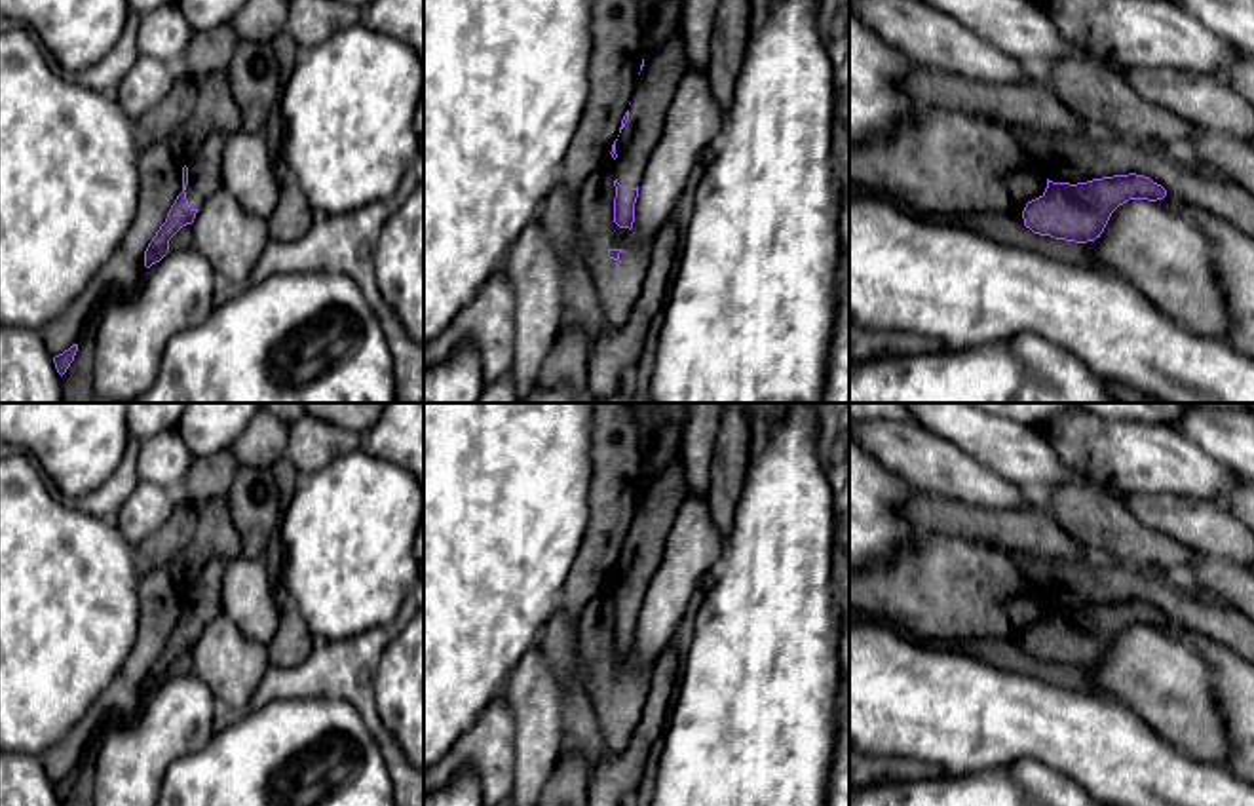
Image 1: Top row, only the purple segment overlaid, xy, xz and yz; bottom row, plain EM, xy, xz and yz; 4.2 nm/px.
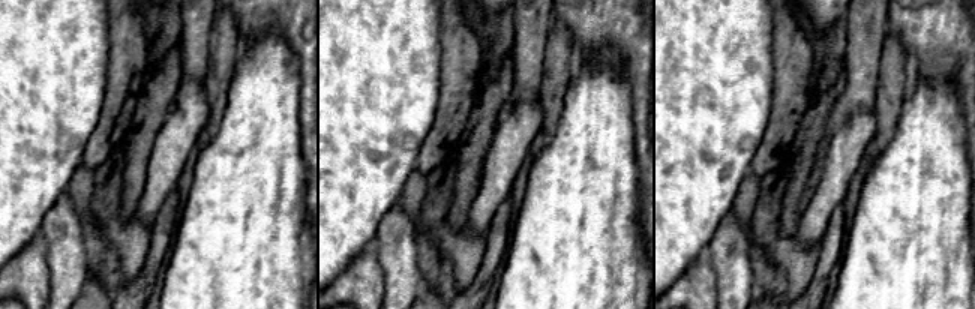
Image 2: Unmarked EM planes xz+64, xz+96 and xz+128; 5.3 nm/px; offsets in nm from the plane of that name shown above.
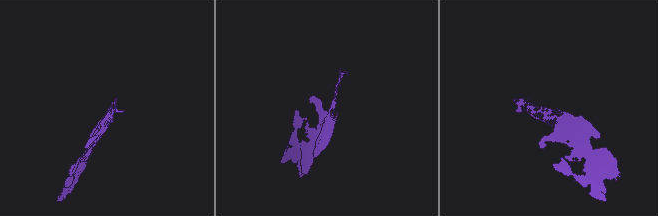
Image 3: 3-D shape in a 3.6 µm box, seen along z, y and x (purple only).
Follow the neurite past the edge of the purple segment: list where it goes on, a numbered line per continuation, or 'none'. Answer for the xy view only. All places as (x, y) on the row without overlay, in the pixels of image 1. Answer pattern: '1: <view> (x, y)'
1: xy (204, 597)

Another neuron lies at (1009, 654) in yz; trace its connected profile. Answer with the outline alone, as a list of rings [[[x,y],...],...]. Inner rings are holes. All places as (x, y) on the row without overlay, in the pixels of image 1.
[[[973,639],[963,643],[961,648],[996,667],[1024,673],[1030,677],[1039,677],[1043,681],[1051,681],[1075,692],[1108,698],[1079,669],[1034,660],[1030,654],[1024,652],[1022,641]]]

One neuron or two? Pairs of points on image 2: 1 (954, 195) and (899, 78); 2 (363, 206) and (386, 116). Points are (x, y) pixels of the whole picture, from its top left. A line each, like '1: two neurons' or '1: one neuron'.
1: two neurons
2: one neuron

